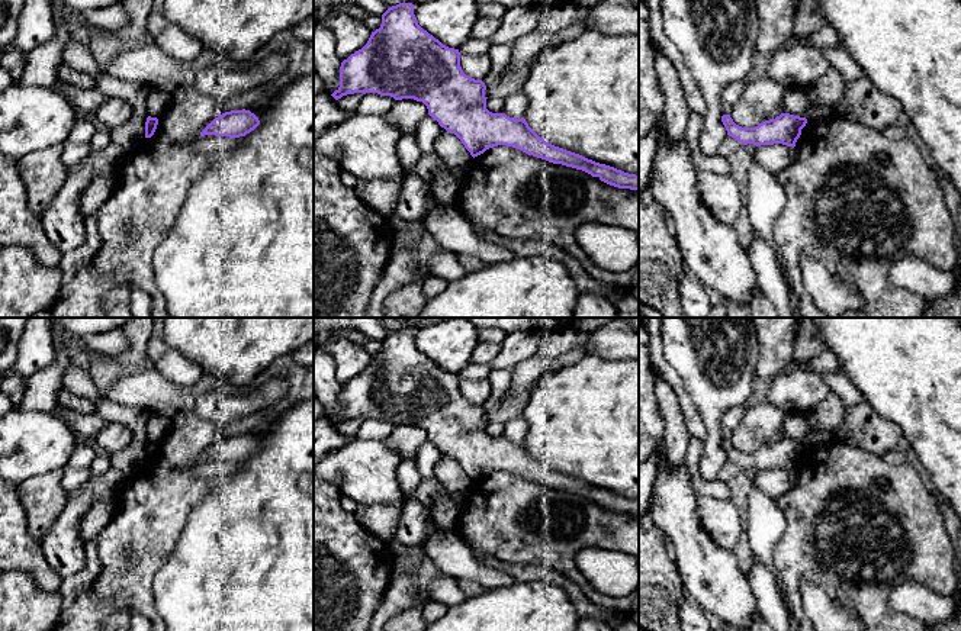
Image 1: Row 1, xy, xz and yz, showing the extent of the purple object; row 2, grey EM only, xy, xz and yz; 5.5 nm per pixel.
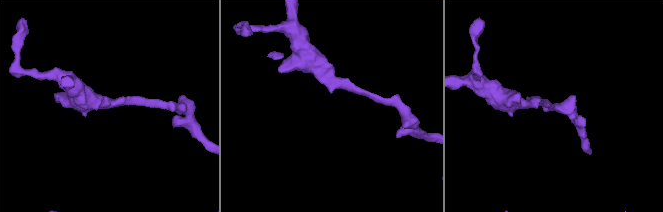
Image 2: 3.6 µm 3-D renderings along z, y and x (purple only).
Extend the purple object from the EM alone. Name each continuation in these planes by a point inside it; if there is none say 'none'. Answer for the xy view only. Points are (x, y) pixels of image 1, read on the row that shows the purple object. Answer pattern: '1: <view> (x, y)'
none

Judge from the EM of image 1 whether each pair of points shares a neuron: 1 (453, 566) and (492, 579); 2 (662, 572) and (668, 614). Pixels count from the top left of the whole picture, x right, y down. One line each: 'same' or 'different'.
1: same
2: same

